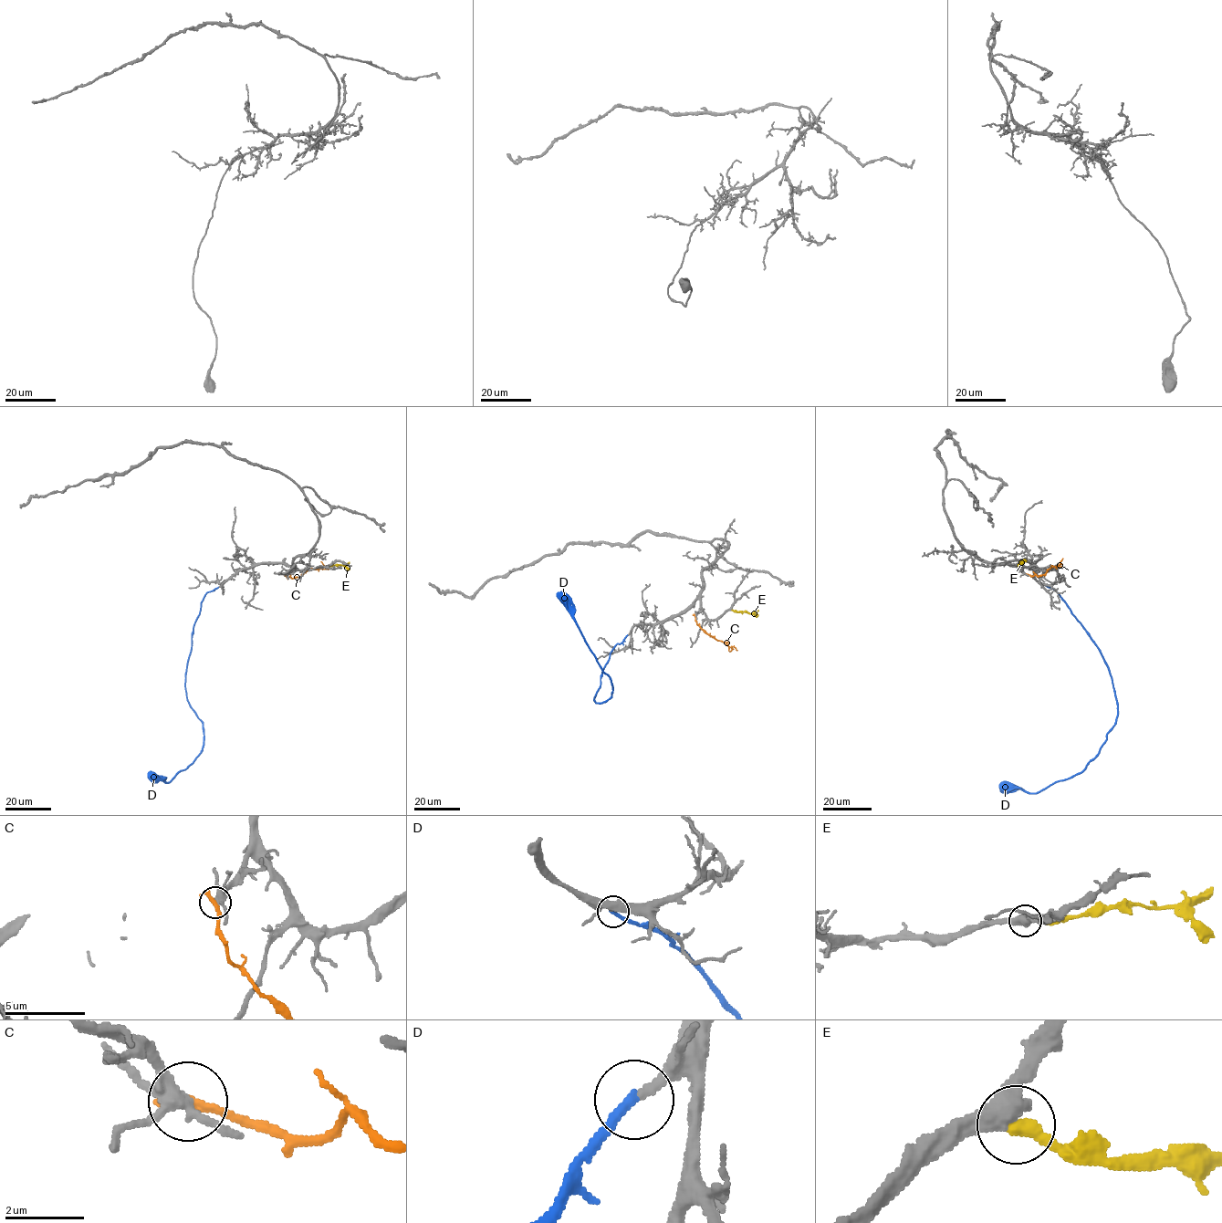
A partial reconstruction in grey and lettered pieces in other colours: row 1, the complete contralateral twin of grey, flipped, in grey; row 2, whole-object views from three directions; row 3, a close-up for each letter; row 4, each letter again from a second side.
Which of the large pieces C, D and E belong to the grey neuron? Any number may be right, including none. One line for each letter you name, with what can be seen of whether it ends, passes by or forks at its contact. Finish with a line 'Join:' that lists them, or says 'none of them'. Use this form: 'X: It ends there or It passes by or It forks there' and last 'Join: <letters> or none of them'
D: It ends there
E: It ends there
Join: D, E

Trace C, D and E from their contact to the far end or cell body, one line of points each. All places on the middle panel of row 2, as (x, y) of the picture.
C: (694, 616), (699, 626), (730, 647), (729, 652)
D: (627, 635), (610, 653), (595, 695), (596, 703), (611, 696), (611, 679), (601, 669), (574, 616), (557, 592)
E: (731, 610), (753, 613), (758, 611)

